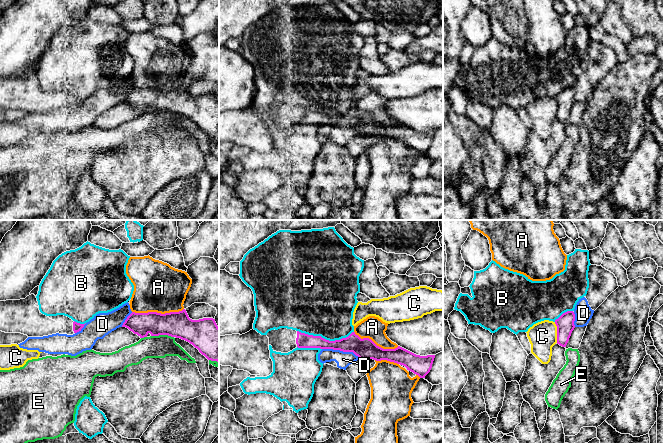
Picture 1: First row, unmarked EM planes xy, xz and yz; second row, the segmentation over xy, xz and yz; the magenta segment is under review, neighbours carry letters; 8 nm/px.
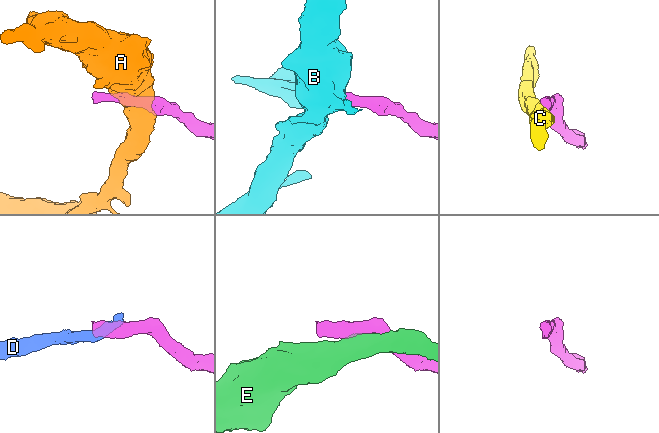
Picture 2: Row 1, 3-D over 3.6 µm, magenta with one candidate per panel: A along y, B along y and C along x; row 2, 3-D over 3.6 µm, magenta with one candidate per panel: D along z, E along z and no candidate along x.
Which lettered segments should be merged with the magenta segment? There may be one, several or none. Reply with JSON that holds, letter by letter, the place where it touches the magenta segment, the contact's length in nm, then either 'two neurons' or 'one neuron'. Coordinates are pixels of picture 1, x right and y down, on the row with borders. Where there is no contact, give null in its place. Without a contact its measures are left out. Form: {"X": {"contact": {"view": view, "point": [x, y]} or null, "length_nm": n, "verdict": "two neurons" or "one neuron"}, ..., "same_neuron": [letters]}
{"A": {"contact": {"view": "xy", "point": [157, 313]}, "length_nm": 420, "verdict": "two neurons"}, "B": {"contact": {"view": "xz", "point": [325, 339]}, "length_nm": 460, "verdict": "two neurons"}, "C": {"contact": {"view": "yz", "point": [557, 332]}, "length_nm": 170, "verdict": "two neurons"}, "D": {"contact": {"view": "xz", "point": [340, 350]}, "length_nm": 300, "verdict": "two neurons"}, "E": {"contact": {"view": "xy", "point": [162, 334]}, "length_nm": 180, "verdict": "two neurons"}, "same_neuron": []}

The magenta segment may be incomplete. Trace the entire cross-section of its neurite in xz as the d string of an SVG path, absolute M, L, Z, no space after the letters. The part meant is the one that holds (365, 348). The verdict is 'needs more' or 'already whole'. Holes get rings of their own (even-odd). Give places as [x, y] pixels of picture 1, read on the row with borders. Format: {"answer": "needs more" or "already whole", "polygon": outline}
{"answer": "needs more", "polygon": "M280 328L271 330L266 335L261 335L256 330L252 329L245 334L232 334L219 336L219 365L231 366L233 369L244 370L251 375L257 377L267 377L273 372L273 361L270 357L269 346L272 346L273 351L288 353L295 348L320 348L333 349L343 352L353 352L360 359L373 359L376 361L387 360L400 365L403 365L407 370L418 375L420 378L430 372L435 355L420 356L416 355L400 346L395 349L383 349L377 346L371 339L361 339L355 332L352 332L348 337L340 340L329 341L321 336L313 336L301 333L296 330Z"}

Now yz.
{"answer": "already whole", "polygon": "M567 311L555 320L557 326L557 344L560 346L566 347L571 333L575 328L574 321L575 314L573 311Z"}

